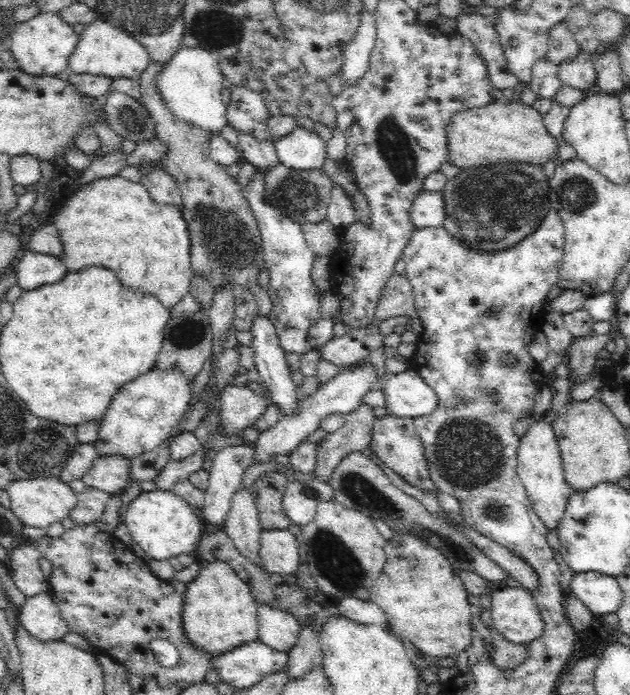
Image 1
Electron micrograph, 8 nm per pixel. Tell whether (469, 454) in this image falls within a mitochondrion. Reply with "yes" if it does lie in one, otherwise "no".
yes

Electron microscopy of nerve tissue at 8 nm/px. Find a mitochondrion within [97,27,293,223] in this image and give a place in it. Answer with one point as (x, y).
(128, 115)

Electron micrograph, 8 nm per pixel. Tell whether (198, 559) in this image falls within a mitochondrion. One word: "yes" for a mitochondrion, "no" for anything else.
no

